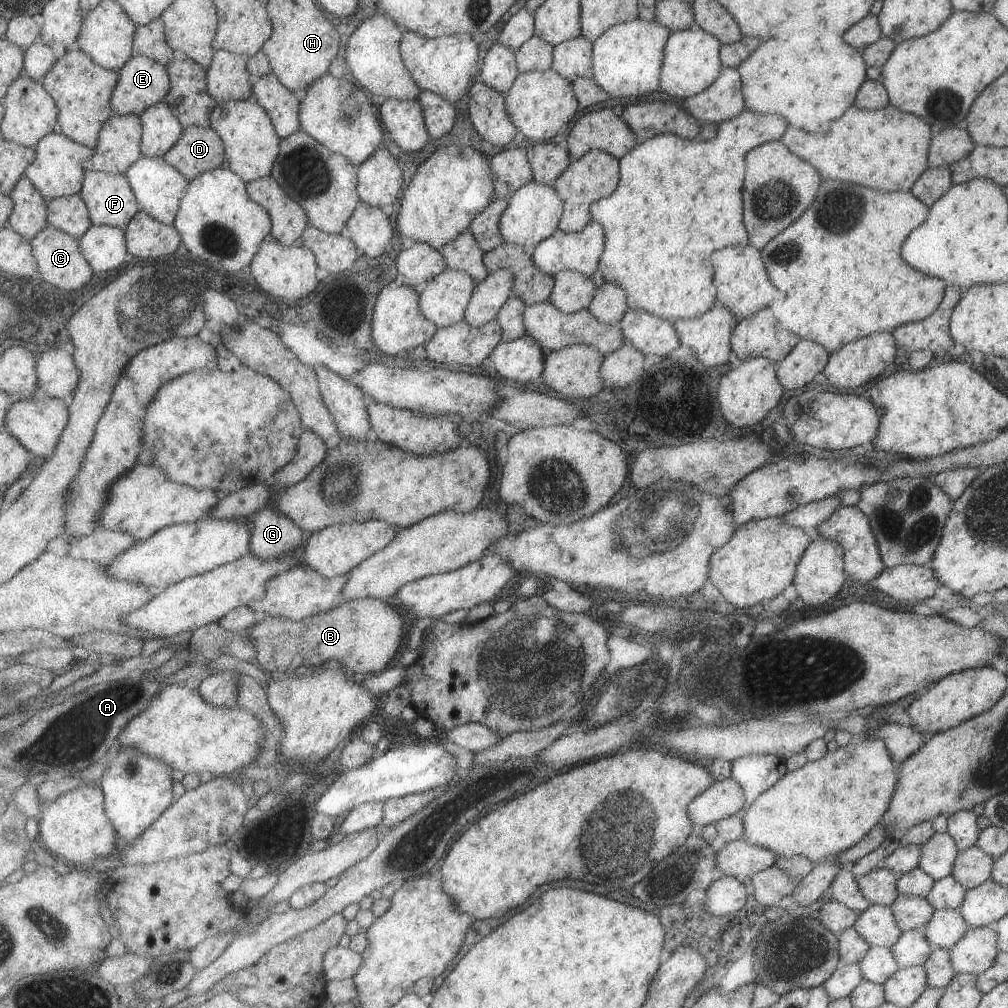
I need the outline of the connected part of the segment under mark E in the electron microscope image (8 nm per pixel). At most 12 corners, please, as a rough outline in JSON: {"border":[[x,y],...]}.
{"border":[[135,54],[112,94],[117,115],[165,101],[166,65]]}

